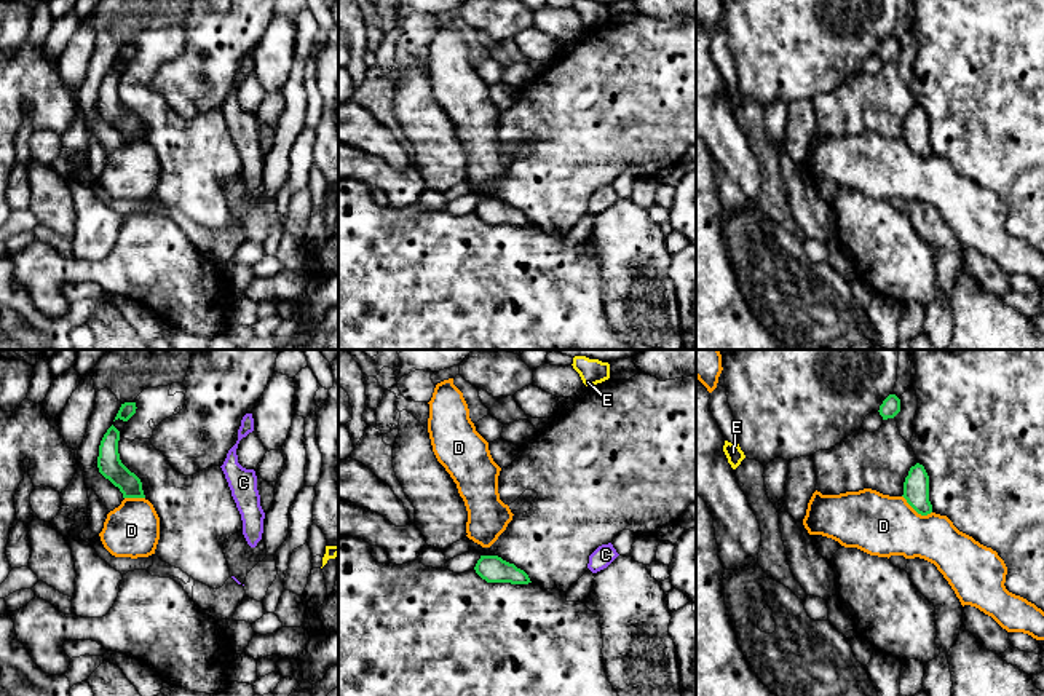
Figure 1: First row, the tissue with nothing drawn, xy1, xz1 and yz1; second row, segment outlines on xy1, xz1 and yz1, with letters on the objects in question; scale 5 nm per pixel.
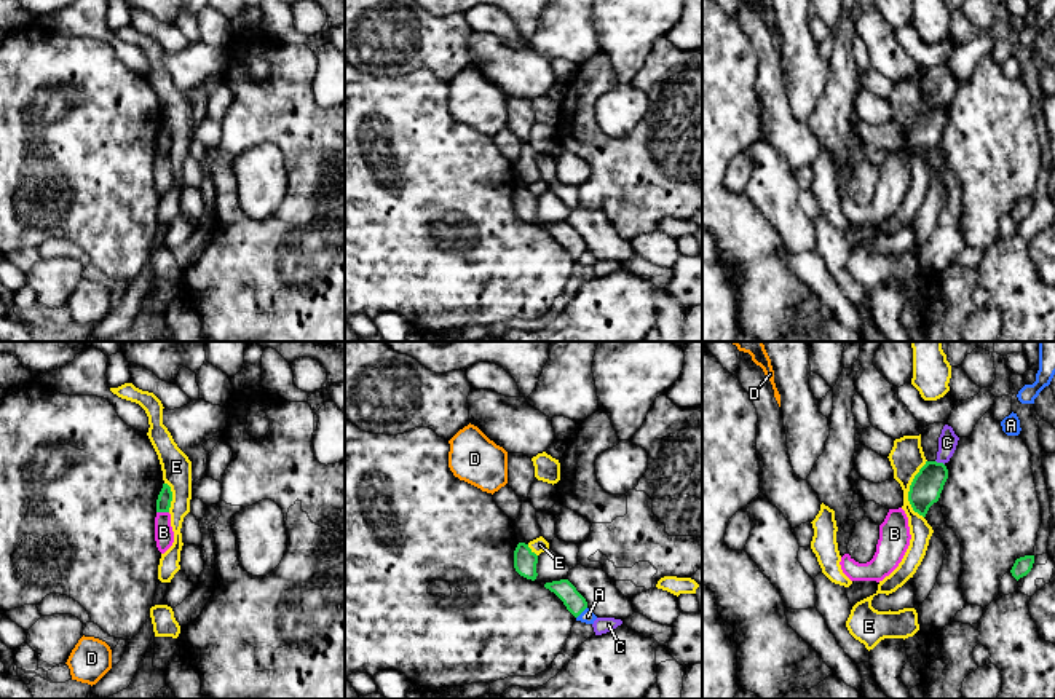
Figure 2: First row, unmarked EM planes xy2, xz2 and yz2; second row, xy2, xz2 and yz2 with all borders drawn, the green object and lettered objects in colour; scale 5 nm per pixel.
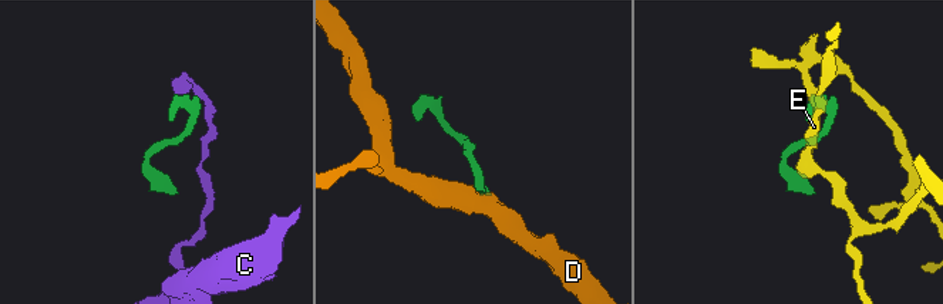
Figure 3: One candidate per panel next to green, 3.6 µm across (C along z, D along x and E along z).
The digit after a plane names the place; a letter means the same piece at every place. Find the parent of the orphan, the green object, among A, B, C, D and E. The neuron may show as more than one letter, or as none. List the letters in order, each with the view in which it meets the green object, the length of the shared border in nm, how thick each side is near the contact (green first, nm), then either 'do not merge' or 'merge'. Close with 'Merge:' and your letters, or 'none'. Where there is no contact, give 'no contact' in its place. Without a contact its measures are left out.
A: xz2 | 80 nm | 100/70 nm | do not merge
B: xy2 | 60 nm | 80/100 nm | do not merge
C: yz2 | 50 nm | 160/100 nm | do not merge
D: yz1 | 180 nm | 130/320 nm | merge
E: yz2 | 300 nm | 160/170 nm | do not merge
Merge: D

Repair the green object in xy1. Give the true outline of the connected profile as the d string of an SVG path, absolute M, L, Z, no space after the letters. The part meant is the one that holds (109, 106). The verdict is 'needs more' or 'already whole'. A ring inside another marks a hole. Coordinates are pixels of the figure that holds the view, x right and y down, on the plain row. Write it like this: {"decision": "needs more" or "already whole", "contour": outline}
{"decision": "already whole", "contour": "M112 67L99 88L99 115L120 131L123 140L145 140L140 121L120 102L118 83L120 73Z"}

